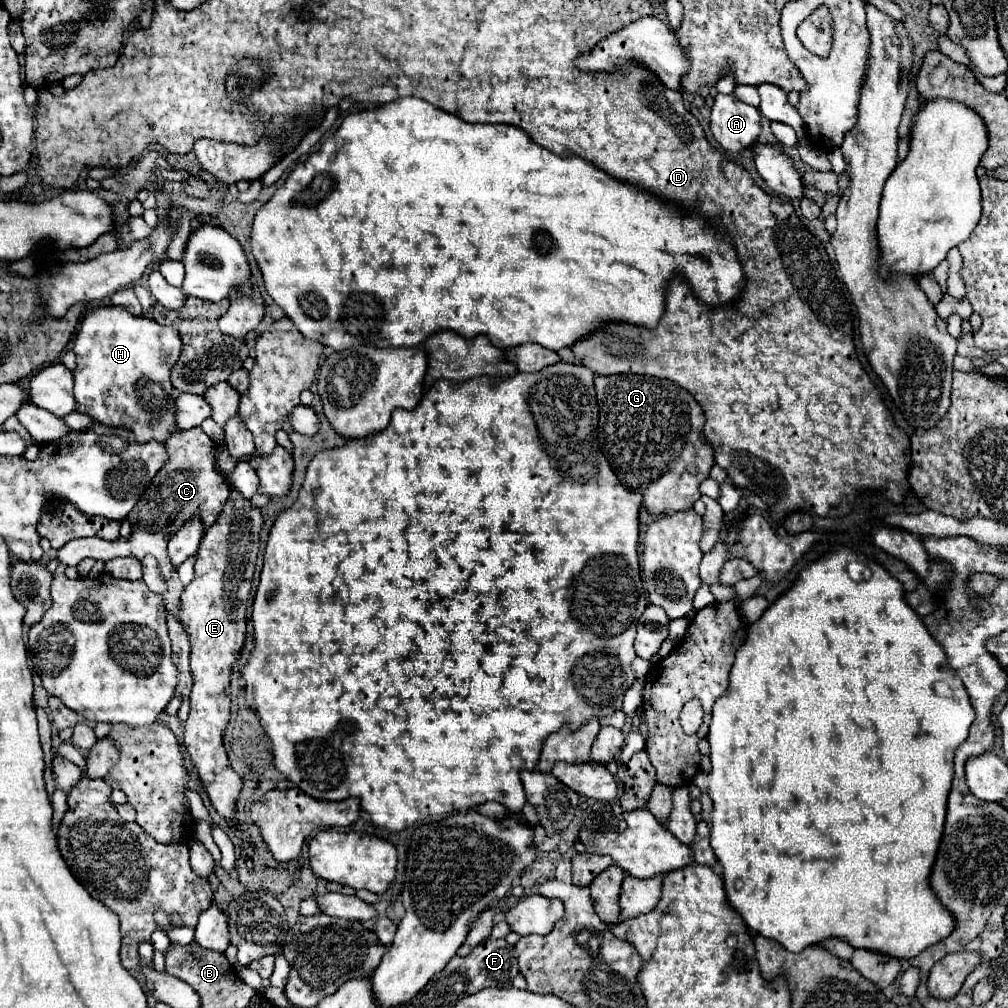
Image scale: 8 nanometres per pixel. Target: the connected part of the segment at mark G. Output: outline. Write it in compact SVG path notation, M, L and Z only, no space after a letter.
M609 375L609 377L595 377L595 391L597 391L597 403L599 403L599 443L601 443L601 451L607 457L611 469L615 471L615 475L619 477L619 481L623 483L623 487L627 487L629 491L641 493L643 495L643 505L647 507L649 513L653 515L661 515L663 511L687 511L693 507L693 503L701 497L699 493L699 485L701 481L705 481L709 477L709 469L715 465L713 461L713 449L707 443L707 439L703 437L701 429L705 425L705 417L701 407L697 405L697 401L679 385L665 381L665 379L657 379L657 377L647 377L647 375Z

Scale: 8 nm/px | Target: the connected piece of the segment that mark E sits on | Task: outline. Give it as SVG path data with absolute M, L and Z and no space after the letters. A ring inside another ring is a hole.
M237 489L219 513L217 521L205 529L195 561L195 579L181 593L179 619L183 619L191 643L191 709L185 723L185 747L193 765L209 793L211 805L229 821L233 821L235 801L243 787L241 777L231 769L225 747L223 729L229 721L229 675L245 643L245 601L251 595L251 581L259 553L259 533L263 527L263 513L243 497Z

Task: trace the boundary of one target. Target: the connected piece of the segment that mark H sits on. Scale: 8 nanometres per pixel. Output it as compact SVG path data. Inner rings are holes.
M99 307L85 315L73 351L77 355L73 377L79 413L103 425L133 431L137 443L151 439L165 443L177 431L177 391L171 385L171 367L181 353L181 337L173 327L135 317L123 307Z

